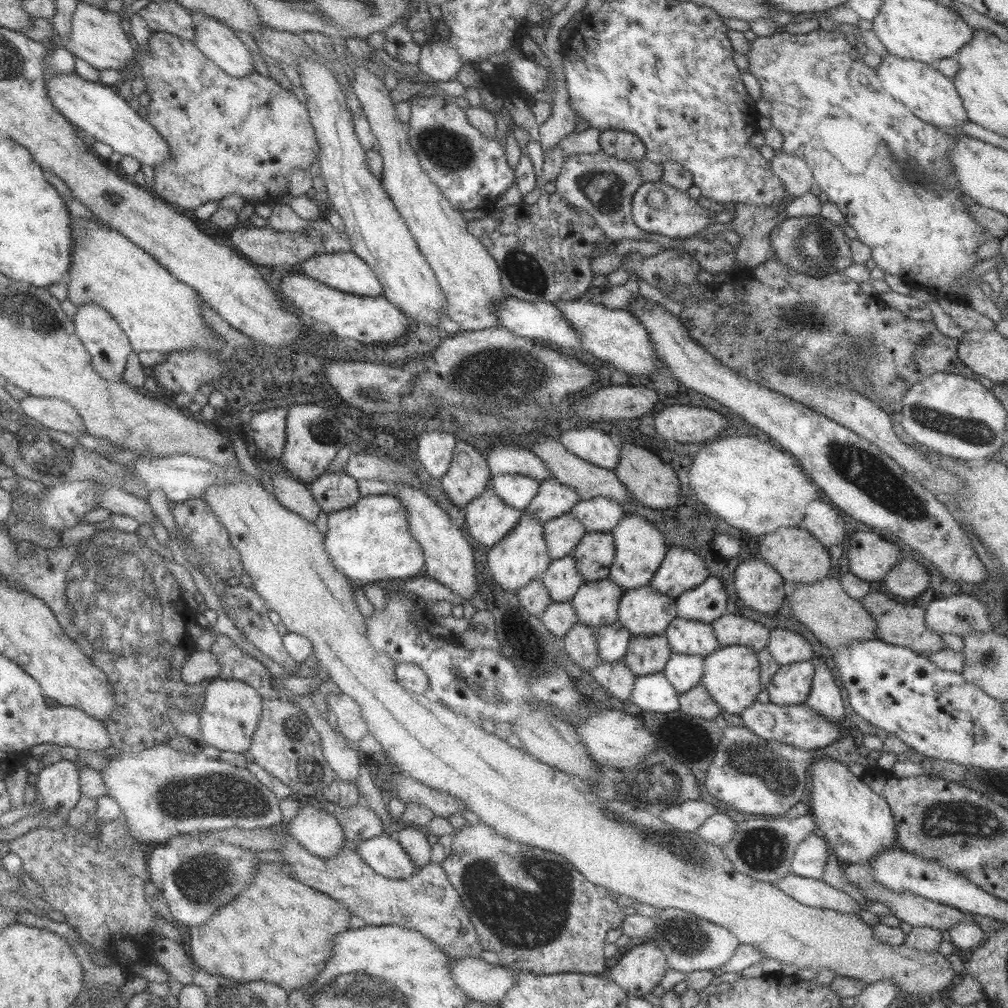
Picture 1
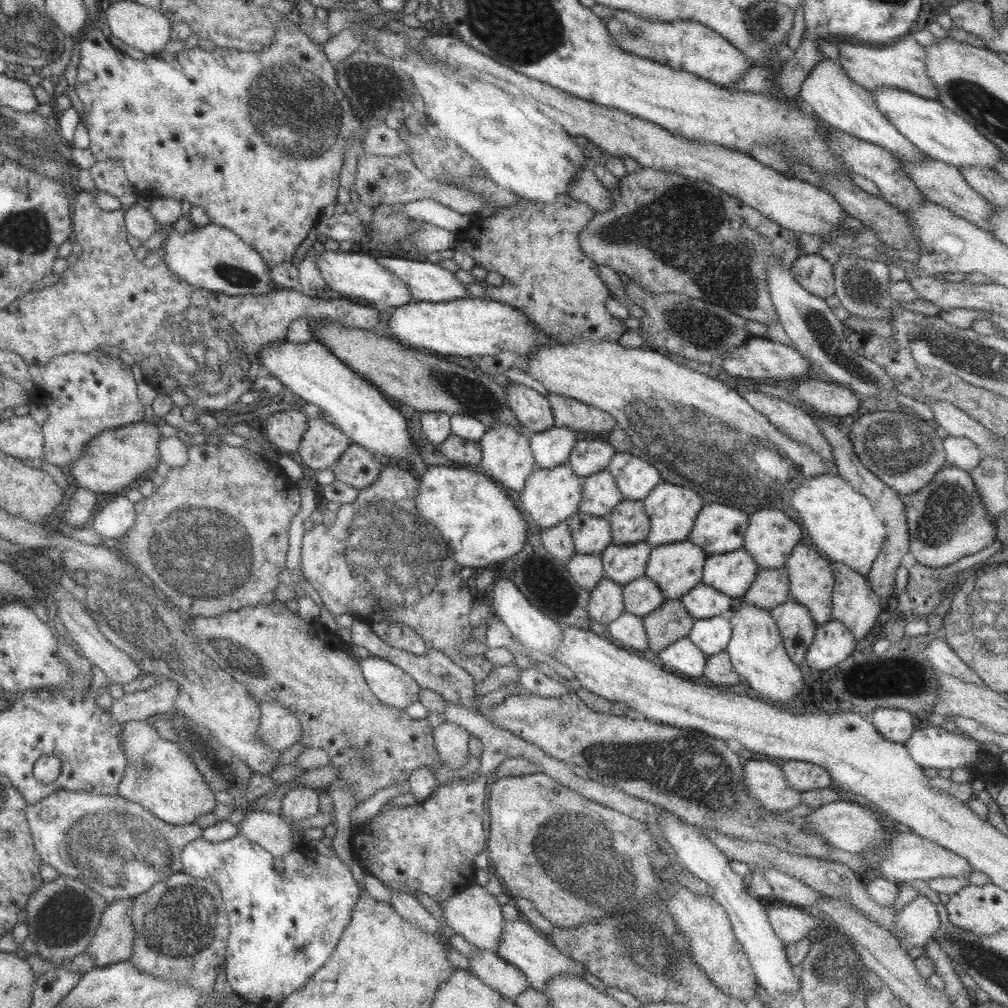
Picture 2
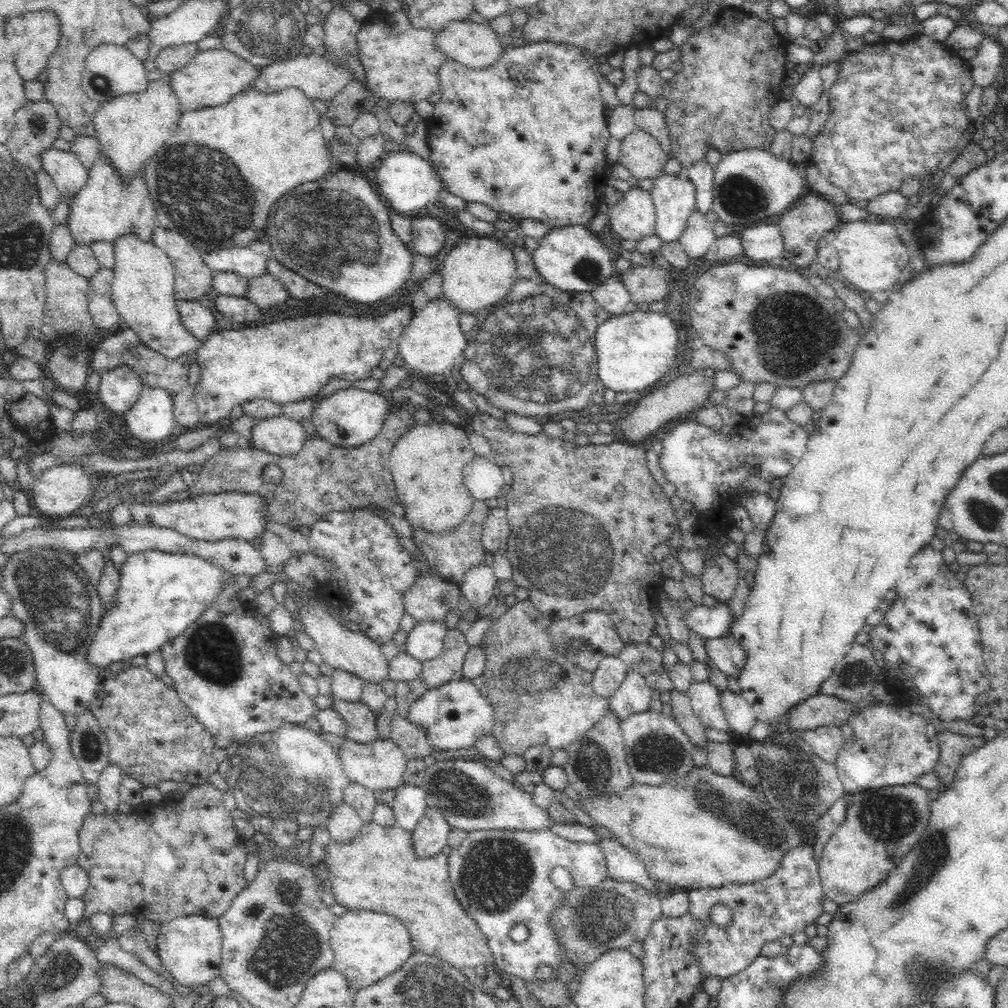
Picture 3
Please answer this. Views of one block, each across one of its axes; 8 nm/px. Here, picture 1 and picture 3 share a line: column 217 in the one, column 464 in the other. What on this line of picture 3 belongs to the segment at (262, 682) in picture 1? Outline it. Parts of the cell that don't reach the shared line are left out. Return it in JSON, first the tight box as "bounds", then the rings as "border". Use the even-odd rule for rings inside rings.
{"bounds":[418,629,470,688],"border":[[[459,629],[447,630],[441,653],[422,663],[418,679],[428,688],[442,686],[451,681],[464,679],[463,662],[470,646]]]}

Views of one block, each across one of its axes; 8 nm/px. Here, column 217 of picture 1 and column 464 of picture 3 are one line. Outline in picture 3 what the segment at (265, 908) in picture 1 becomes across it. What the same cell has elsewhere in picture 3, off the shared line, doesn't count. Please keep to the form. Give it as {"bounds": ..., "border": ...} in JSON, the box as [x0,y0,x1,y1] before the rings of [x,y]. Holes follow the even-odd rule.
{"bounds":[323,820,507,991],"border":[[[372,820],[363,823],[356,838],[347,843],[331,839],[325,848],[323,864],[328,869],[326,885],[332,890],[336,903],[346,911],[374,910],[390,914],[405,924],[413,951],[446,961],[481,991],[507,986],[504,975],[495,965],[488,939],[456,899],[444,853],[418,858],[411,833],[396,824],[383,827]]]}

